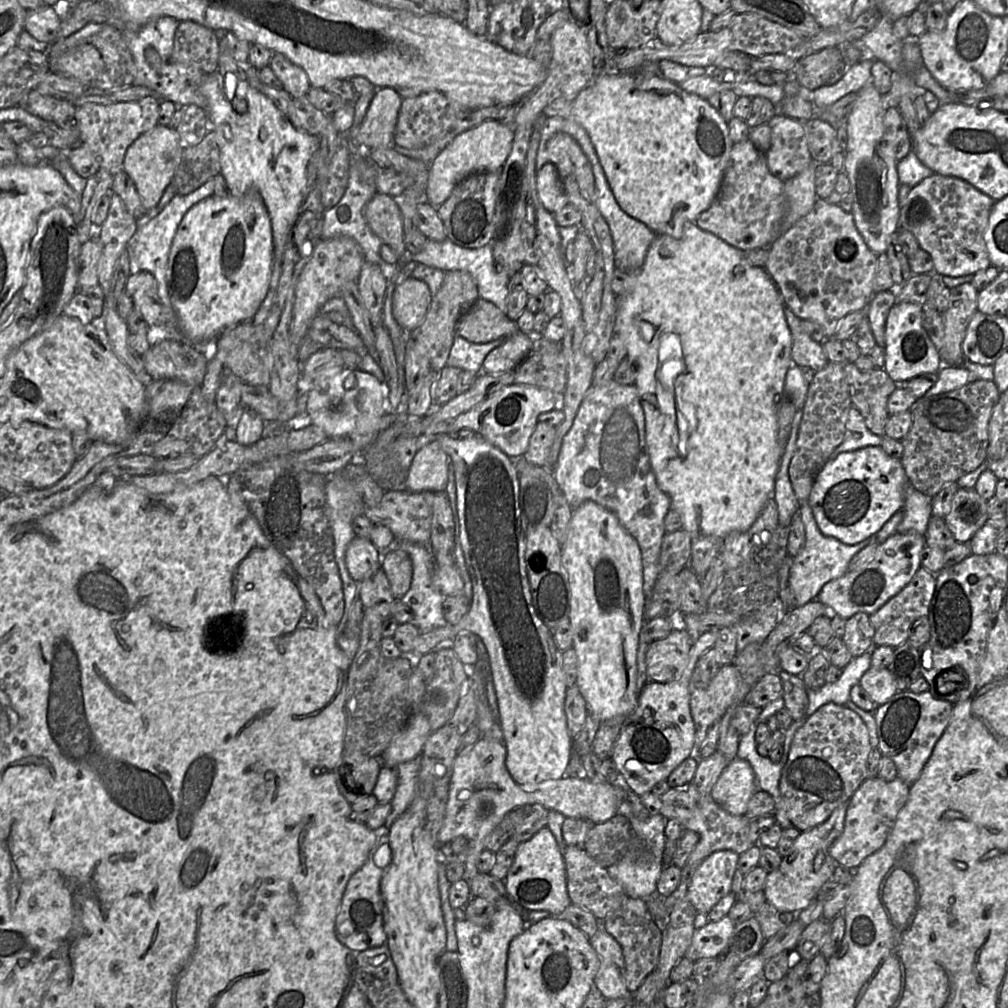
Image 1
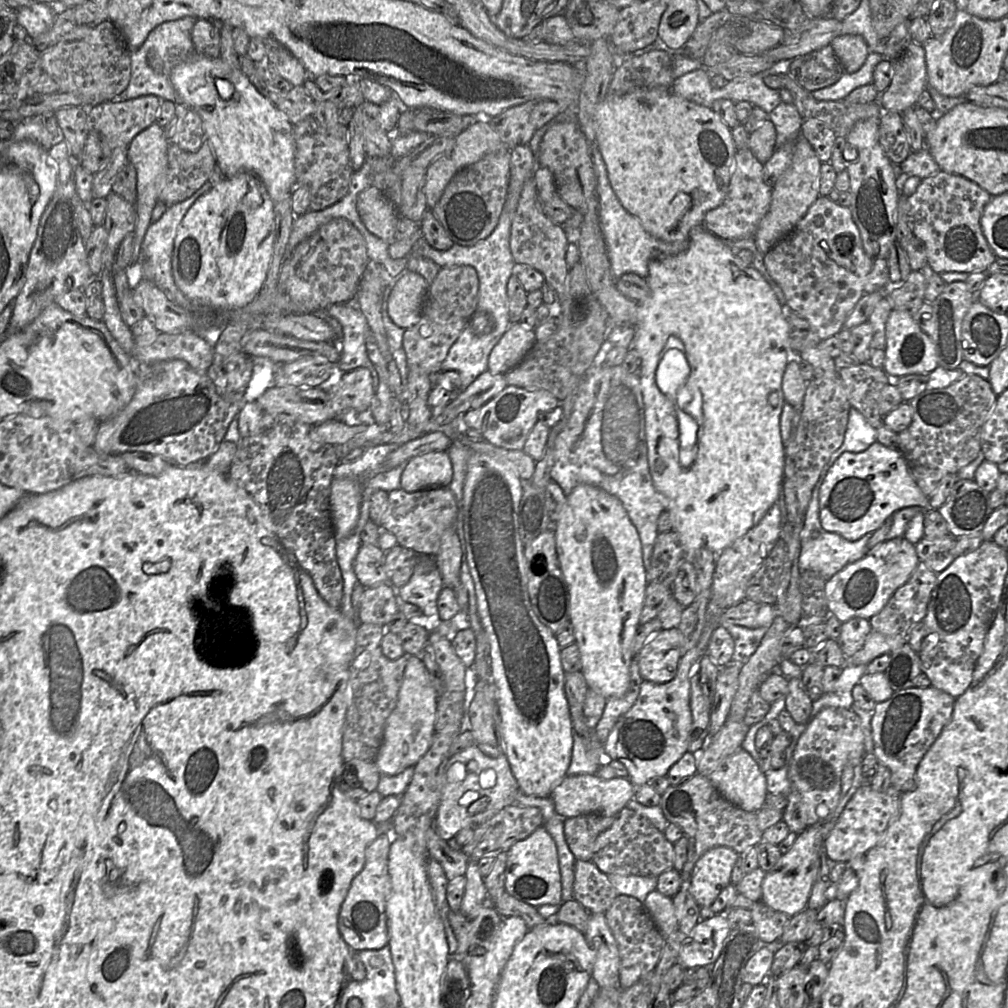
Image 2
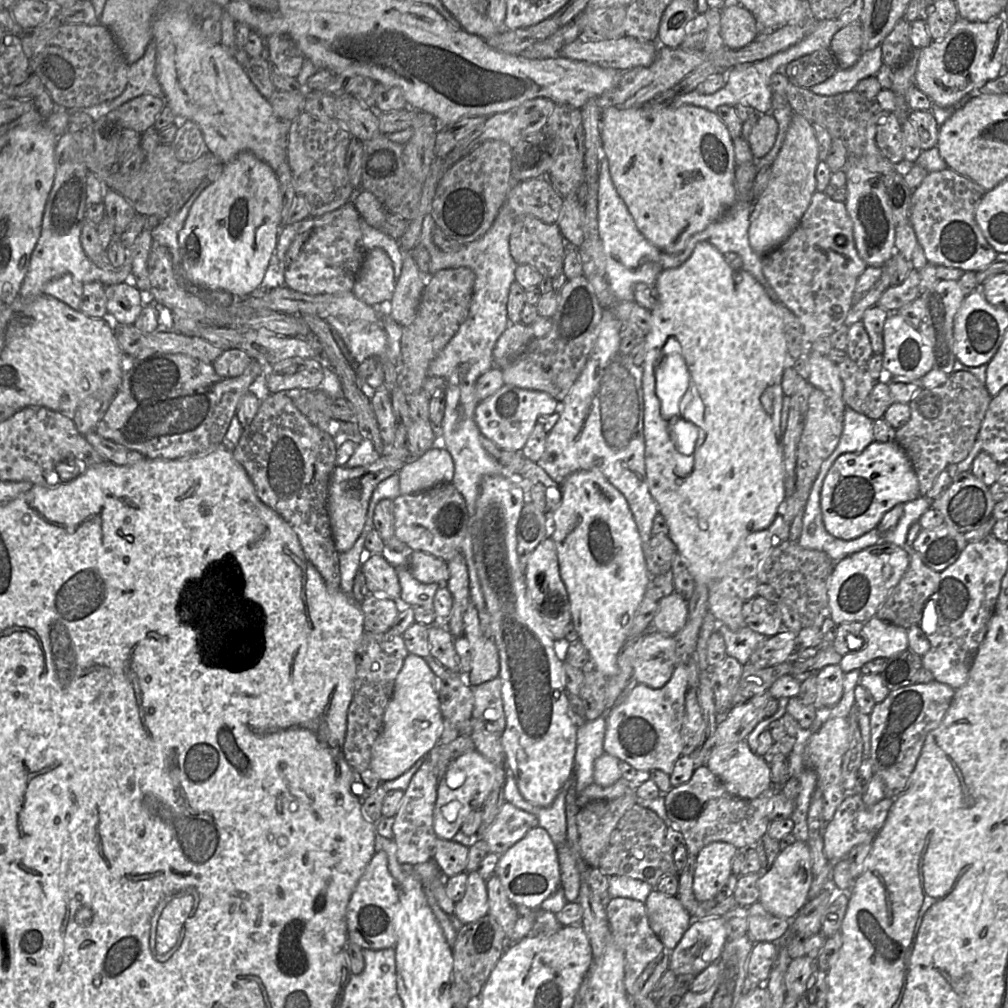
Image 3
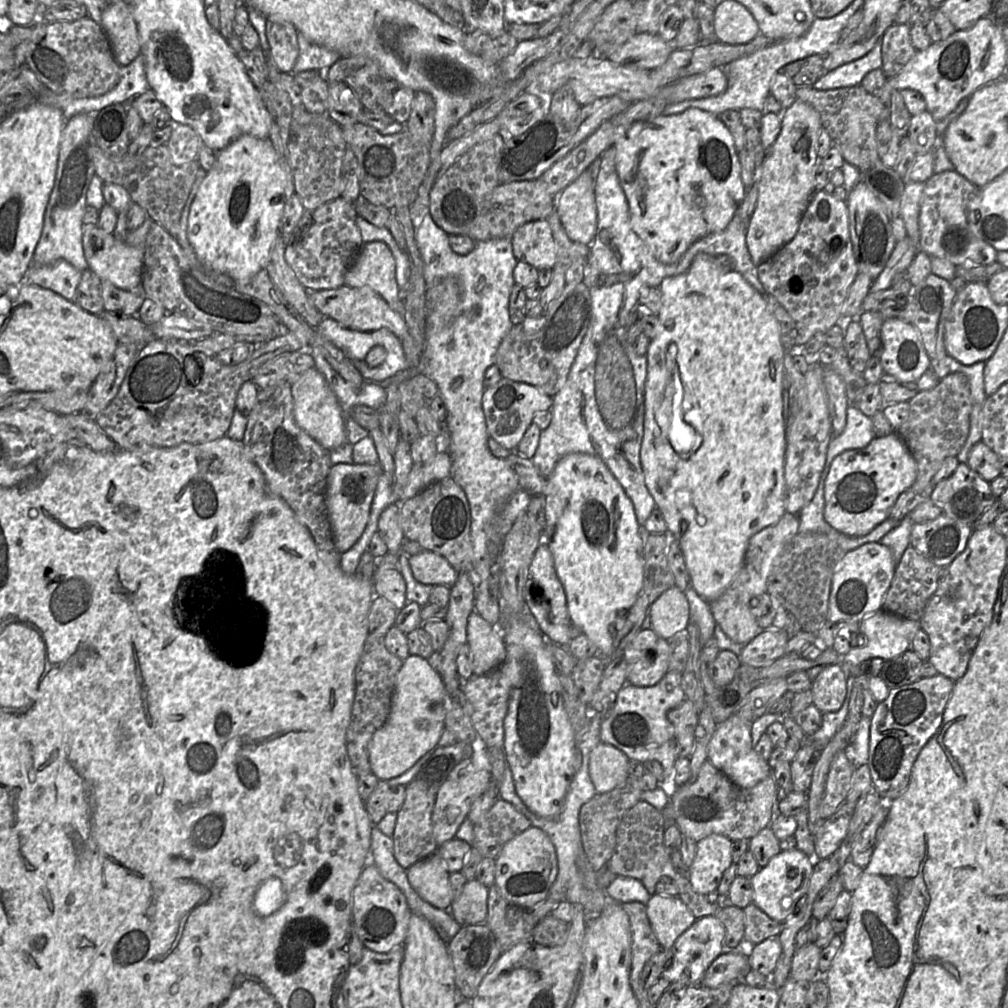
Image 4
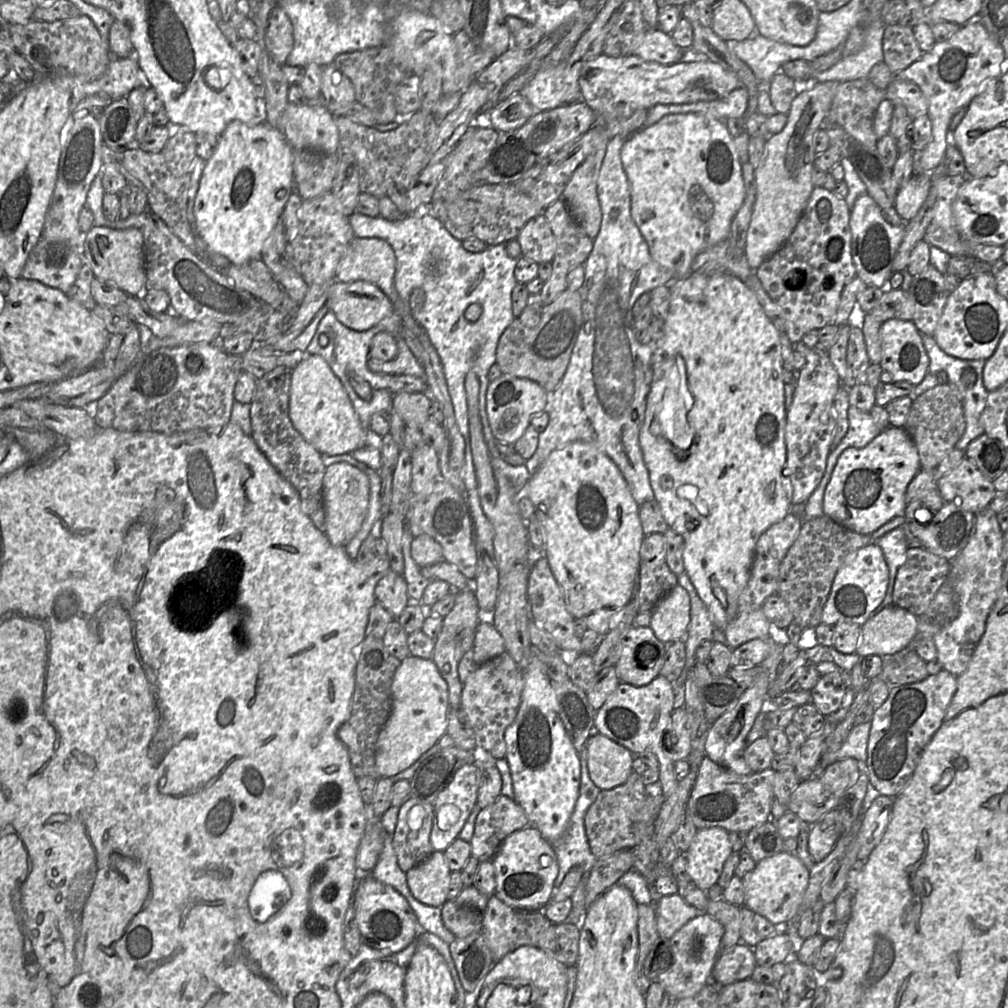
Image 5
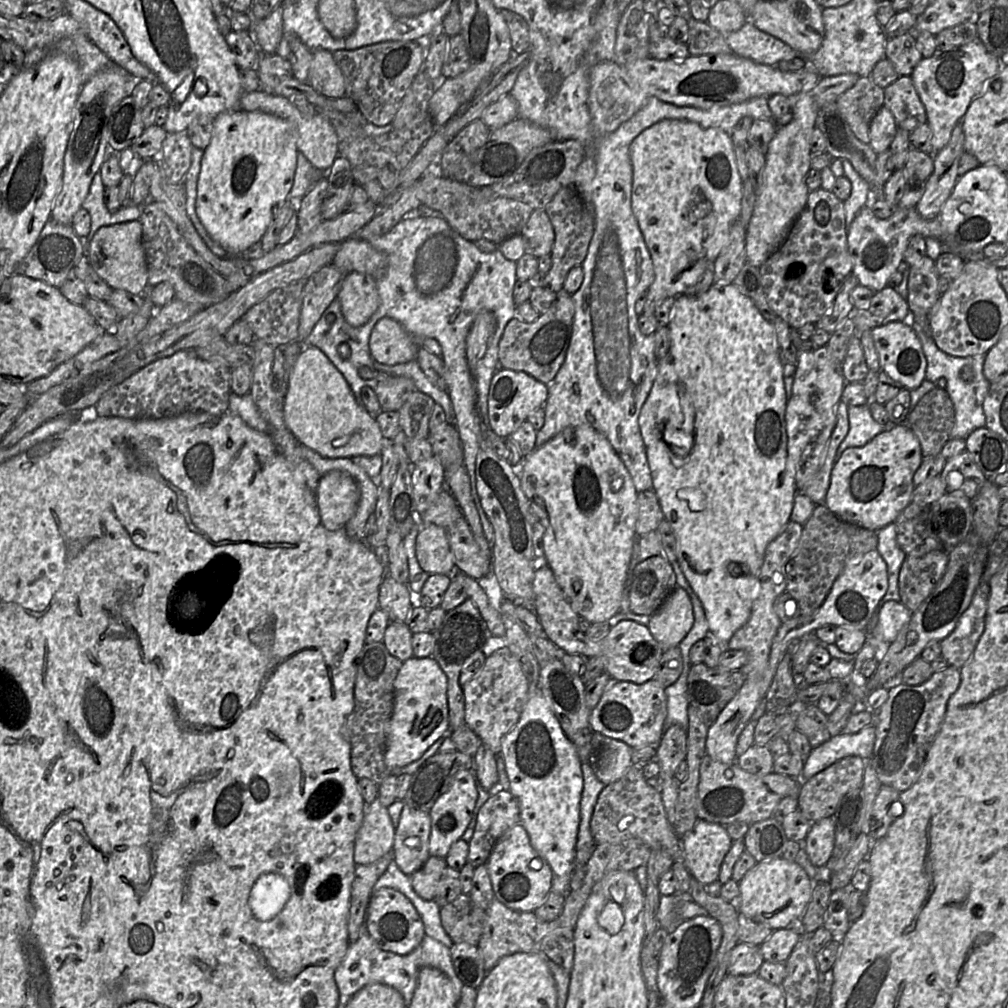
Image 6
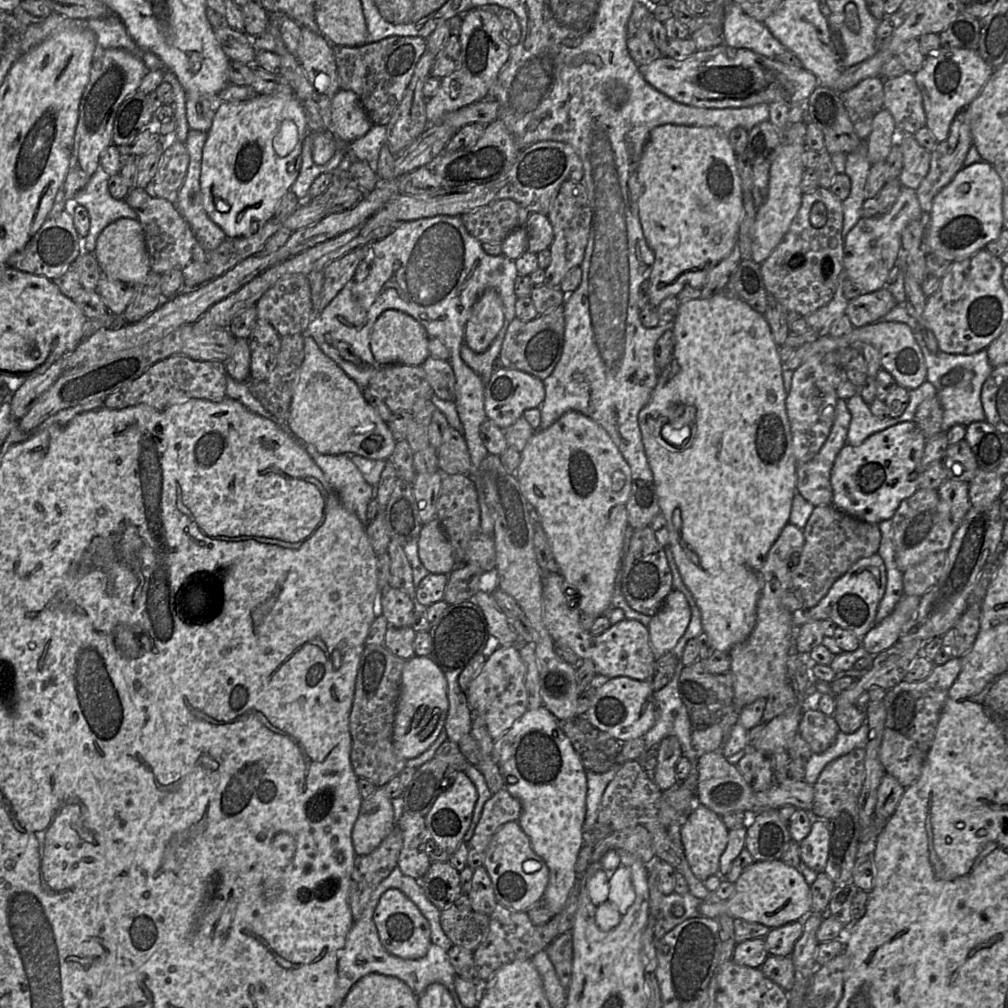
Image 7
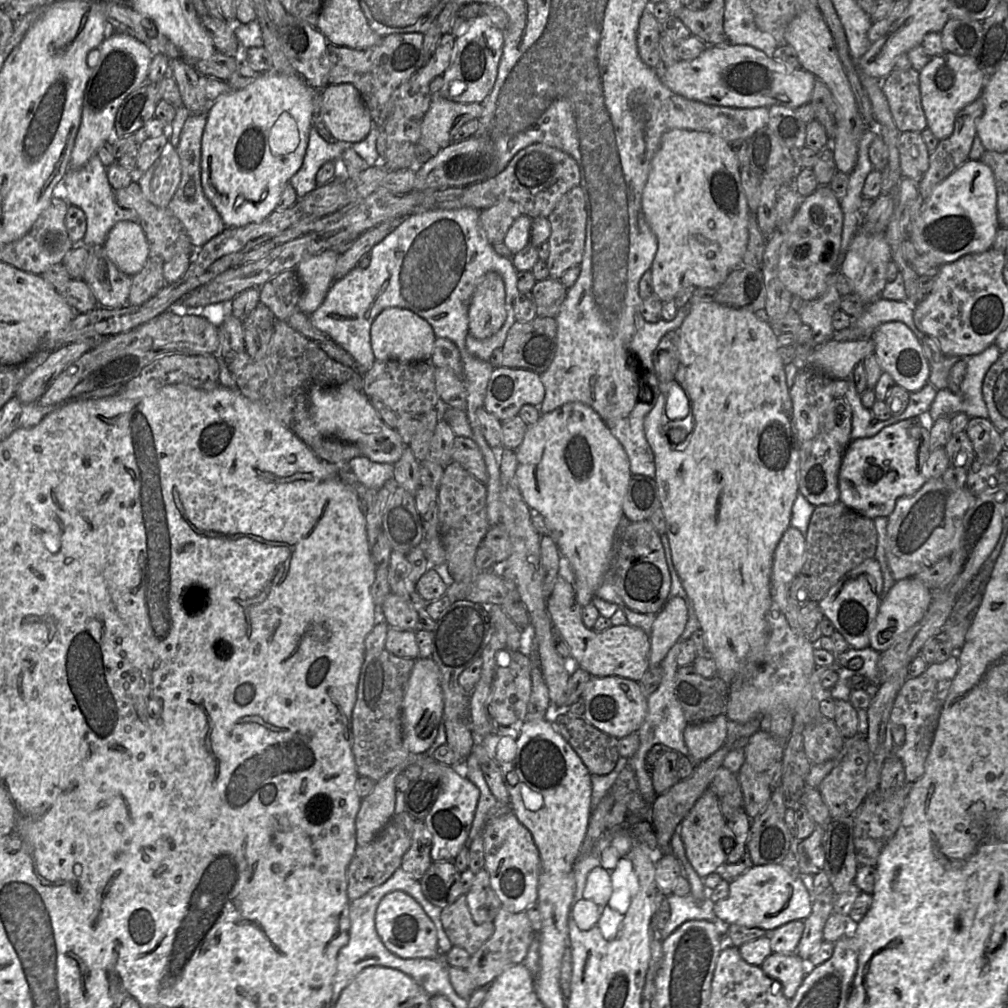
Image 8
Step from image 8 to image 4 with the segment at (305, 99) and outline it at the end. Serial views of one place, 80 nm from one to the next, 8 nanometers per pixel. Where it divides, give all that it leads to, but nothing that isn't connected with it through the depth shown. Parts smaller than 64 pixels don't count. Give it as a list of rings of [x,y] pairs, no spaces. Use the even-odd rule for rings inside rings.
[[[245,134],[216,153],[216,160],[206,173],[190,207],[187,238],[201,265],[233,280],[250,279],[269,262],[270,251],[280,235],[286,187],[286,172],[269,138],[259,139]]]

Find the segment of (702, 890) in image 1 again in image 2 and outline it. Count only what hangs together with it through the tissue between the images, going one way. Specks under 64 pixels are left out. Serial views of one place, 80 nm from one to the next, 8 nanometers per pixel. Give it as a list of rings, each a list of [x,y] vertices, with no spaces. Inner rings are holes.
[[[718,846],[706,851],[696,862],[691,877],[691,894],[700,907],[710,907],[721,891],[731,884],[734,865],[740,854],[735,850]]]

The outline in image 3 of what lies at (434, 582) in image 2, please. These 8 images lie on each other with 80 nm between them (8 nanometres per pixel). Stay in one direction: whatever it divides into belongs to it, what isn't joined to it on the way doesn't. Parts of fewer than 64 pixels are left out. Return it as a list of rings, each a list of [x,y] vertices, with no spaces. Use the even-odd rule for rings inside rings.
[[[408,566],[397,569],[401,594],[398,602],[402,605],[419,605],[424,609],[433,610],[435,593],[441,587],[439,583],[425,584],[415,579]]]

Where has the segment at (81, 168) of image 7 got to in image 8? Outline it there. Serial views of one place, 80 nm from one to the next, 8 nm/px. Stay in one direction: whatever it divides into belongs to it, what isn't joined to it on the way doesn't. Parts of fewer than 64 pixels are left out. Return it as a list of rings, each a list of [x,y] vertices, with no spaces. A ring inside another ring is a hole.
[[[117,32],[102,41],[99,53],[98,62],[92,69],[84,93],[81,121],[69,161],[69,167],[73,169],[84,166],[93,155],[97,155],[97,150],[103,142],[112,139],[115,117],[120,105],[128,94],[147,81],[154,56],[143,42]]]

